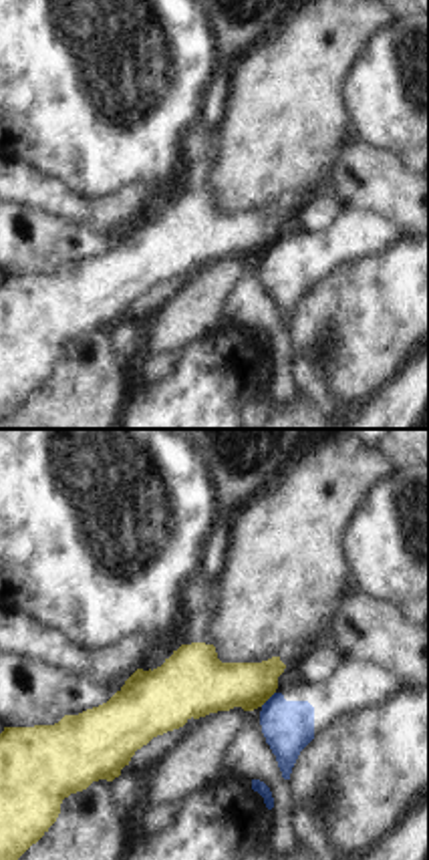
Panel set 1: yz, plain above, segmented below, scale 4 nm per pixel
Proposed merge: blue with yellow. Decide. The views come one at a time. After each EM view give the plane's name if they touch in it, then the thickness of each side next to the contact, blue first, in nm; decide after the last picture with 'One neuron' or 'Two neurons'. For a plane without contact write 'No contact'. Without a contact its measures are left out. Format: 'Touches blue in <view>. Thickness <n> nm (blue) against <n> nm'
Touches blue in yz. Thickness 200 nm (blue) against 220 nm

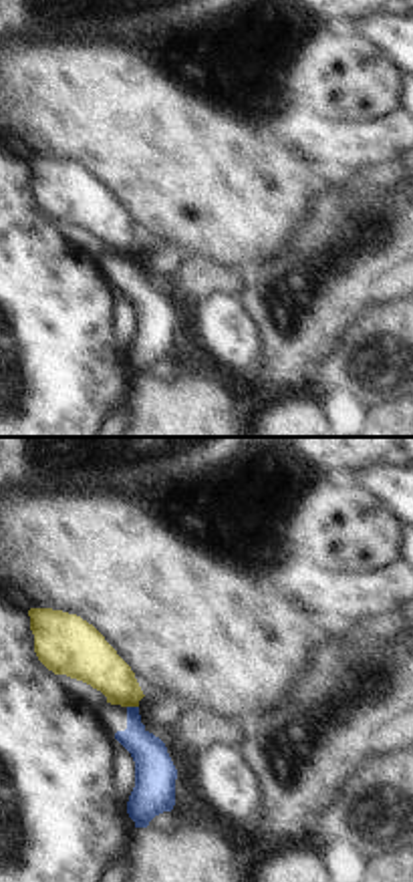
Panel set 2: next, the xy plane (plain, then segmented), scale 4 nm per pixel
Touches blue in xy. Thickness 150 nm (blue) against 190 nm

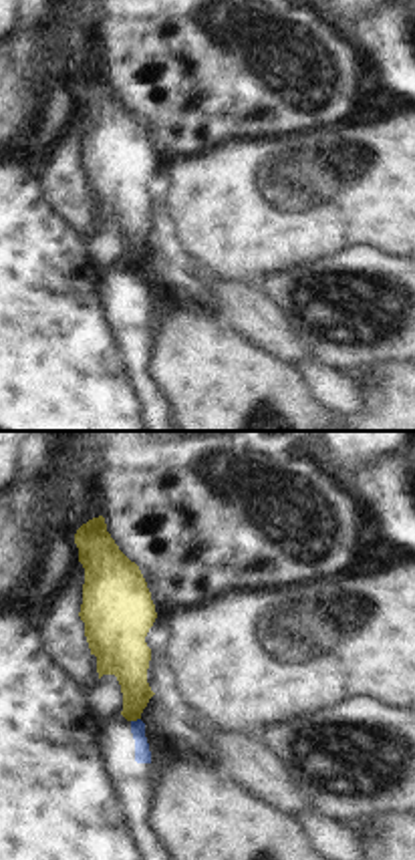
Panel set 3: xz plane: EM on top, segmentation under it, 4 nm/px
Touches blue in xz. Thickness 60 nm (blue) against 170 nm

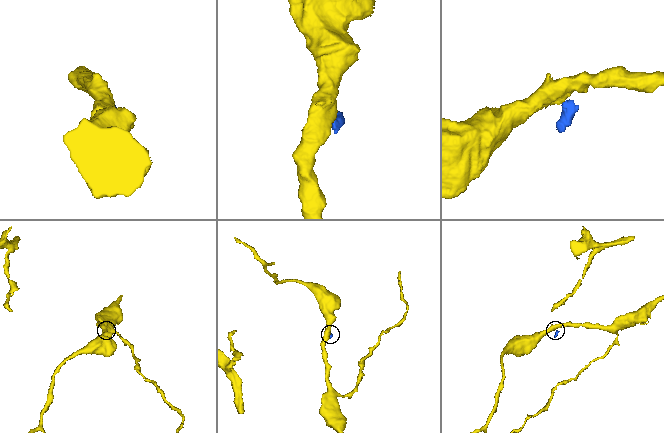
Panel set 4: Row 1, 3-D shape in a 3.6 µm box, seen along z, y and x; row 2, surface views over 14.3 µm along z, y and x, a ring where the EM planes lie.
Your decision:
Two neurons

